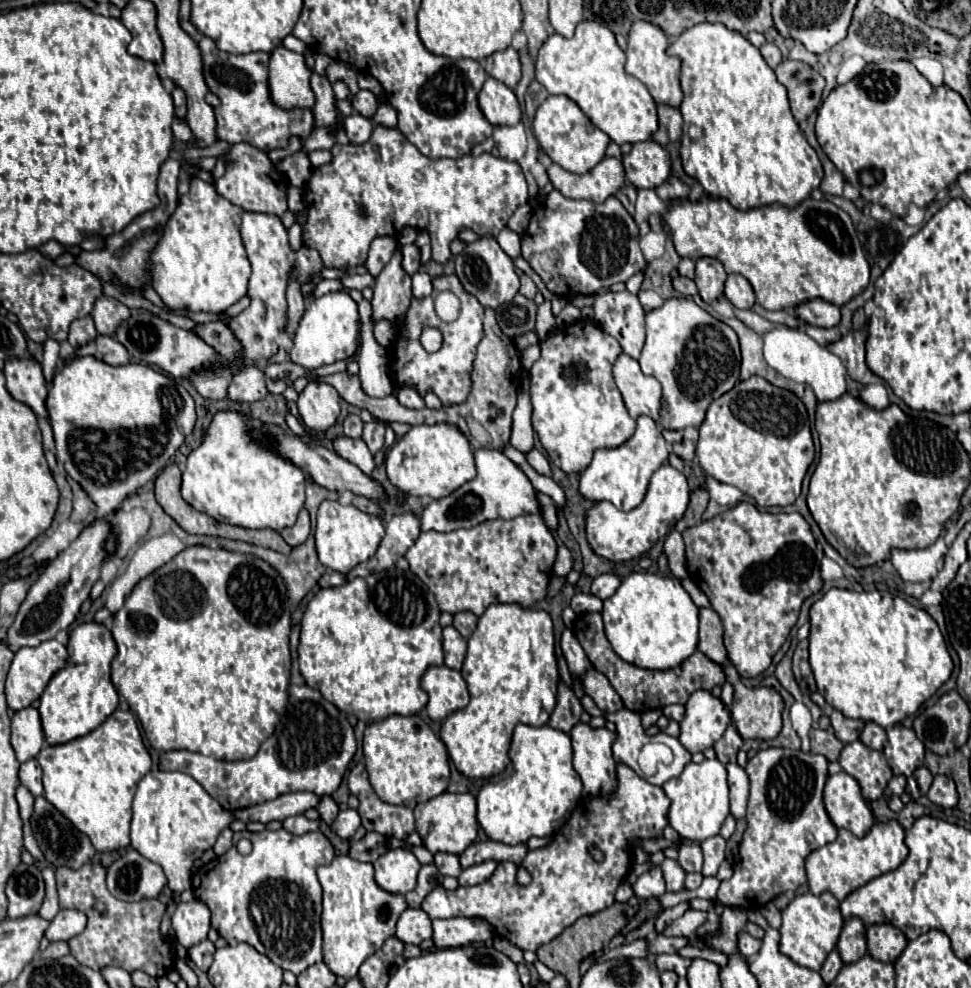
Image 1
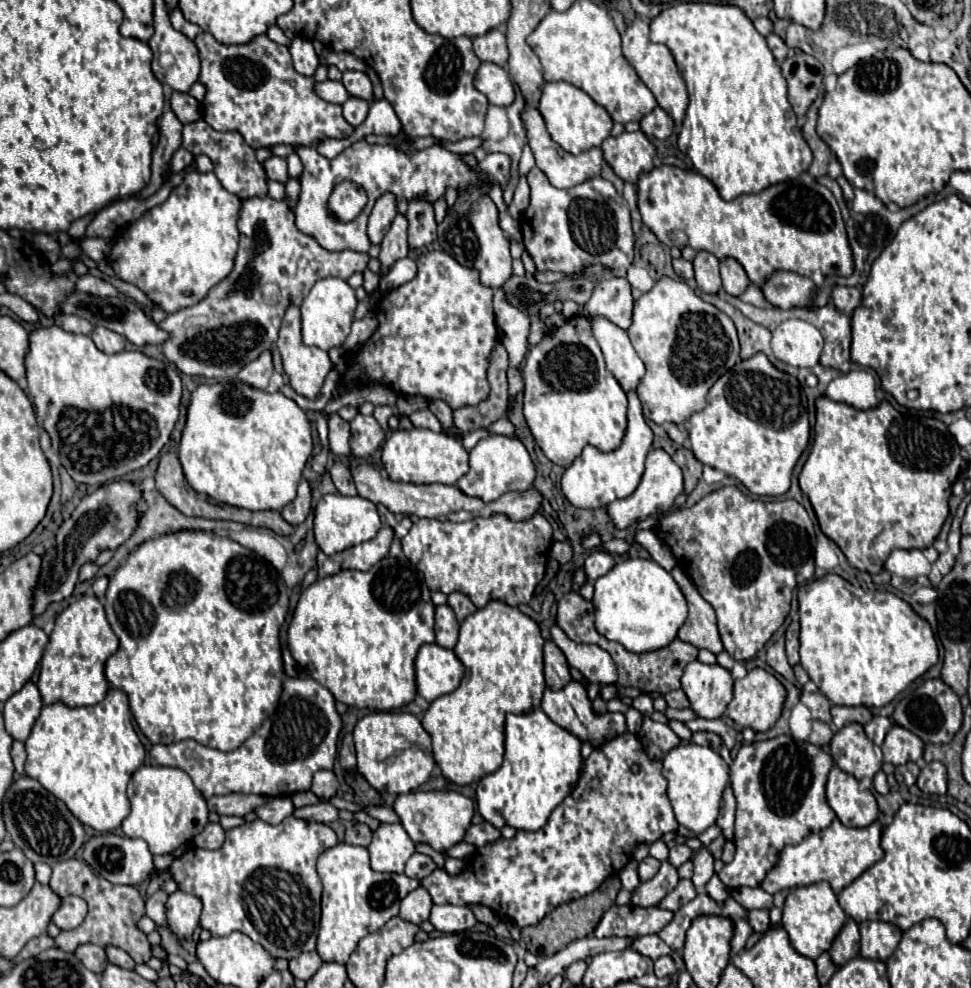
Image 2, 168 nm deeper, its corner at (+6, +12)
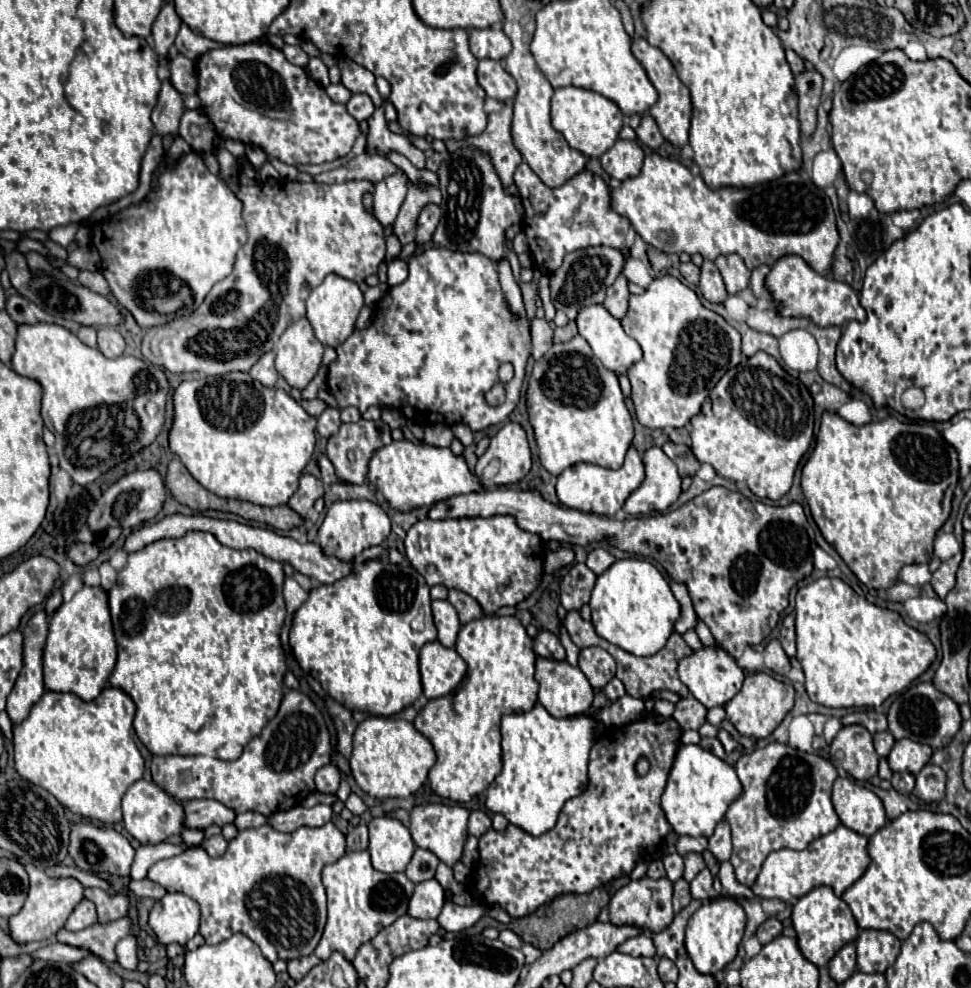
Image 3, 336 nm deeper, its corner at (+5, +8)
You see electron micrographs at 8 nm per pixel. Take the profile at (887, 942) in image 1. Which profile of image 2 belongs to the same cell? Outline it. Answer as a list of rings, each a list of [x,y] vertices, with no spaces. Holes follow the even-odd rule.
[[[868,920],[860,922],[860,956],[872,960],[886,960],[896,950],[902,930],[890,922]]]

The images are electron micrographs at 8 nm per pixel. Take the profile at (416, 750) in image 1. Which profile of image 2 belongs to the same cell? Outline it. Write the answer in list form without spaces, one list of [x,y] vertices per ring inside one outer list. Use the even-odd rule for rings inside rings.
[[[370,712],[358,720],[354,728],[354,746],[358,772],[378,792],[406,794],[428,782],[436,760],[432,754],[432,738],[410,712]]]

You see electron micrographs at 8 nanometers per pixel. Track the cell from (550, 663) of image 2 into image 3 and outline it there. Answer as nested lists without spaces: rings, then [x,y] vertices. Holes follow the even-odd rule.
[[[541,628],[539,634],[533,638],[533,650],[543,658],[553,658],[553,660],[565,658],[565,648],[561,646],[559,638],[545,628]]]

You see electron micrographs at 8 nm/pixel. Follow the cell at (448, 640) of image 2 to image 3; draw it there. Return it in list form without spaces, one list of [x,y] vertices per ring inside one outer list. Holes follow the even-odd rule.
[[[433,600],[431,610],[433,610],[435,626],[437,626],[437,632],[439,632],[437,640],[443,646],[455,646],[457,634],[461,630],[461,622],[457,618],[457,612],[453,610],[453,606],[447,600]]]

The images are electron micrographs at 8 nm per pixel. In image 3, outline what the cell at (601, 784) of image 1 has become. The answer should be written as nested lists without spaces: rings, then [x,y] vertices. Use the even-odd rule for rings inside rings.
[[[537,656],[535,680],[539,682],[539,702],[545,706],[545,710],[551,716],[563,718],[563,716],[587,714],[587,710],[593,702],[593,688],[589,686],[585,674],[577,666],[571,666],[567,660],[557,662],[557,660]]]

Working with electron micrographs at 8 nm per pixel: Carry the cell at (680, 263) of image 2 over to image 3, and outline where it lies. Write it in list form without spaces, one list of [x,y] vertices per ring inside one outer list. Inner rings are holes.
[[[693,262],[681,264],[681,274],[689,284],[699,284],[699,268]]]

